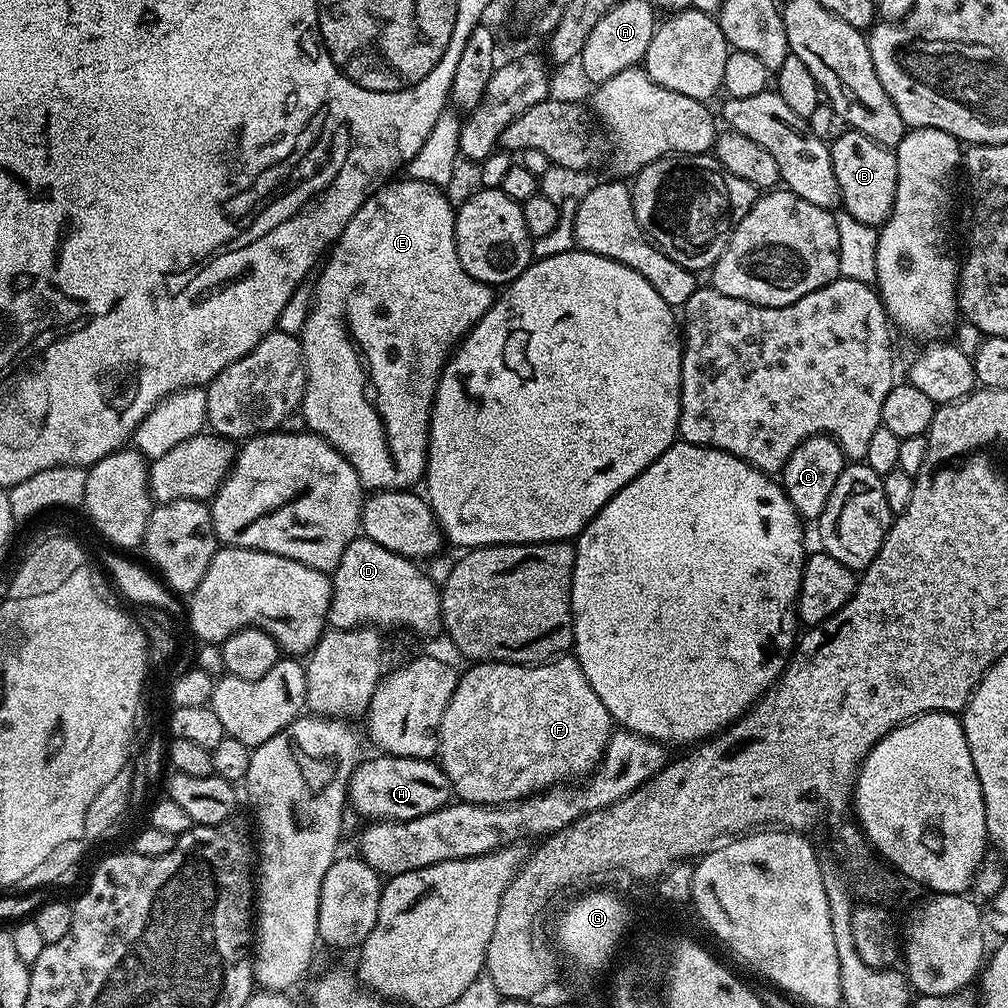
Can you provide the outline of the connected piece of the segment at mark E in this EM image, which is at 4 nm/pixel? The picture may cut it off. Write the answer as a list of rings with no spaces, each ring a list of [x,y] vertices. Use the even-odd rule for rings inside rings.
[[[411,178],[393,179],[391,182],[376,189],[370,198],[364,200],[364,205],[356,211],[354,218],[346,222],[342,234],[332,245],[323,261],[322,269],[316,292],[312,296],[312,308],[308,312],[308,320],[304,323],[304,329],[299,332],[298,339],[304,351],[304,371],[308,373],[308,384],[304,387],[304,403],[302,405],[303,414],[307,420],[307,427],[312,430],[318,429],[319,435],[323,436],[329,444],[338,448],[354,466],[354,470],[360,476],[360,482],[368,490],[379,490],[382,492],[394,492],[397,490],[408,490],[413,487],[415,480],[419,481],[423,477],[428,467],[428,427],[432,417],[432,403],[438,390],[438,382],[445,364],[448,363],[449,356],[452,355],[457,344],[464,339],[464,335],[479,322],[490,310],[494,299],[494,292],[489,285],[478,282],[466,270],[462,270],[462,262],[458,262],[458,250],[456,249],[456,208],[446,197],[441,189],[435,184],[427,184],[421,180]],[[348,332],[352,335],[354,343],[360,347],[360,352],[364,355],[364,360],[368,363],[368,376],[372,379],[372,396],[376,399],[376,412],[380,415],[380,420],[384,423],[384,440],[388,443],[388,456],[384,456],[384,448],[380,444],[366,445],[352,444],[356,432],[348,428]]]

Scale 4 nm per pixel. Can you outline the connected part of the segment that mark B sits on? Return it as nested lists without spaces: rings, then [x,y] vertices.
[[[844,130],[836,141],[831,141],[830,147],[842,208],[862,223],[873,226],[883,224],[892,212],[896,197],[898,170],[895,151],[851,130]]]

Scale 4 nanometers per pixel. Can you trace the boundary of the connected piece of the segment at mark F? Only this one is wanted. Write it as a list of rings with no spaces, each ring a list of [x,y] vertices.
[[[561,654],[547,662],[538,664],[505,664],[503,662],[476,662],[465,672],[459,673],[456,689],[446,706],[446,714],[442,714],[440,723],[438,763],[452,783],[452,791],[465,804],[509,804],[527,796],[535,796],[545,788],[555,788],[565,782],[576,782],[587,777],[604,757],[608,739],[612,737],[614,721],[612,715],[602,706],[602,698],[594,694],[594,686],[586,682],[586,674],[582,674],[582,666],[575,655]]]

